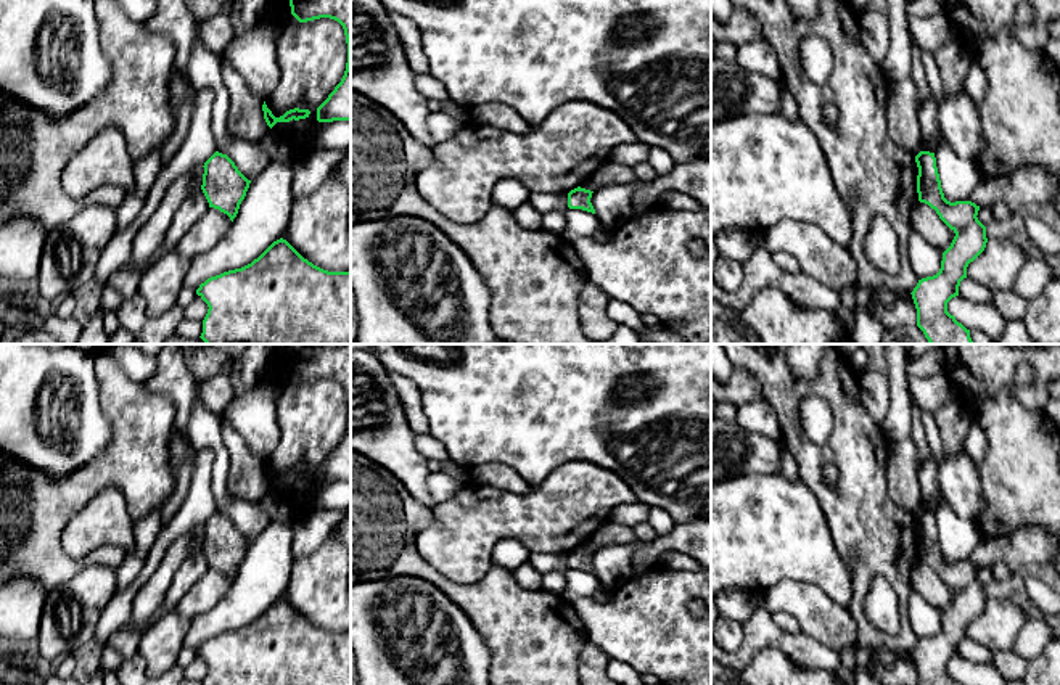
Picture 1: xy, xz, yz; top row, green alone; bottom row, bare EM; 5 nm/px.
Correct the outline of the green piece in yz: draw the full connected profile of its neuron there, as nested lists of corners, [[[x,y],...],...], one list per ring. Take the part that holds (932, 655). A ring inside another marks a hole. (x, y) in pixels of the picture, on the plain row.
[[[920,511],[915,523],[918,561],[935,569],[955,593],[951,606],[943,613],[939,632],[918,640],[910,653],[917,669],[917,685],[962,685],[947,672],[947,662],[959,656],[968,624],[984,611],[986,587],[976,577],[980,566],[972,561],[951,563],[944,558],[935,513]]]

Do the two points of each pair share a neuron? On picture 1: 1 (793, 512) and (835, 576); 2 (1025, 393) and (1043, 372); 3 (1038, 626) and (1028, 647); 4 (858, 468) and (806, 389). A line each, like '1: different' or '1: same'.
1: same
2: same
3: same
4: same

